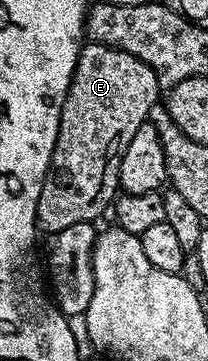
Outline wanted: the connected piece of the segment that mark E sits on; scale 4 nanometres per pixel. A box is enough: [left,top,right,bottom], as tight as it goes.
[37,41,159,235]

